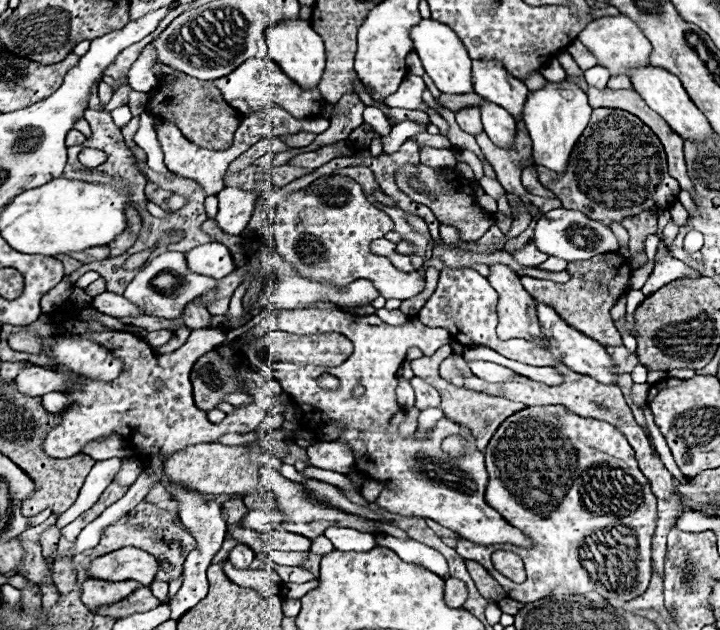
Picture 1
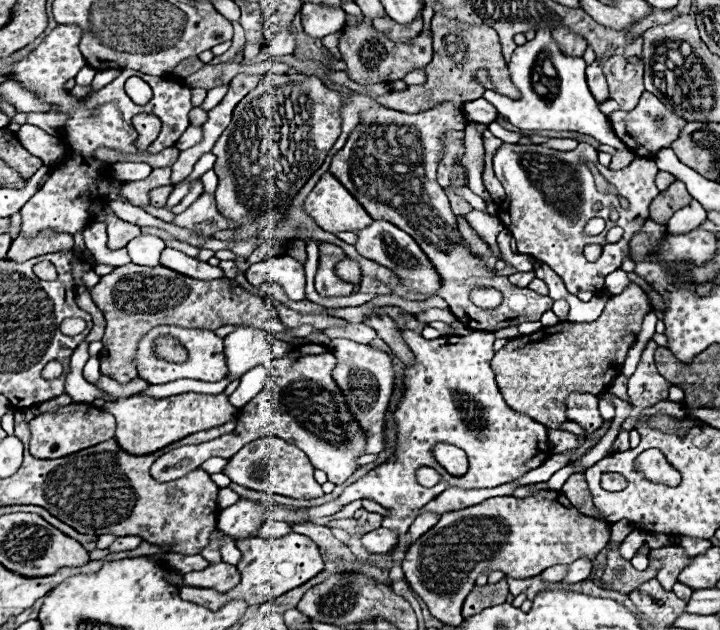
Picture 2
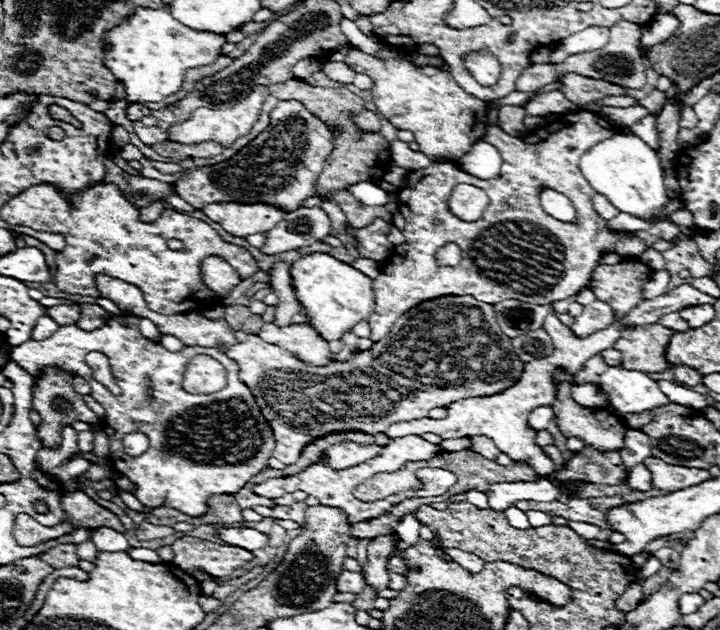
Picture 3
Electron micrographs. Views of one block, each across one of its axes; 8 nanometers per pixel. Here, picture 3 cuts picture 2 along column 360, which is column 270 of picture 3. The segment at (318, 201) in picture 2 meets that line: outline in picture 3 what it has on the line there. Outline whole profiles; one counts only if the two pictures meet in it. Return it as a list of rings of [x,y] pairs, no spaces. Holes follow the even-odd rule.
[[[208,204],[202,212],[232,236],[268,232],[286,216],[286,212],[268,204]]]

